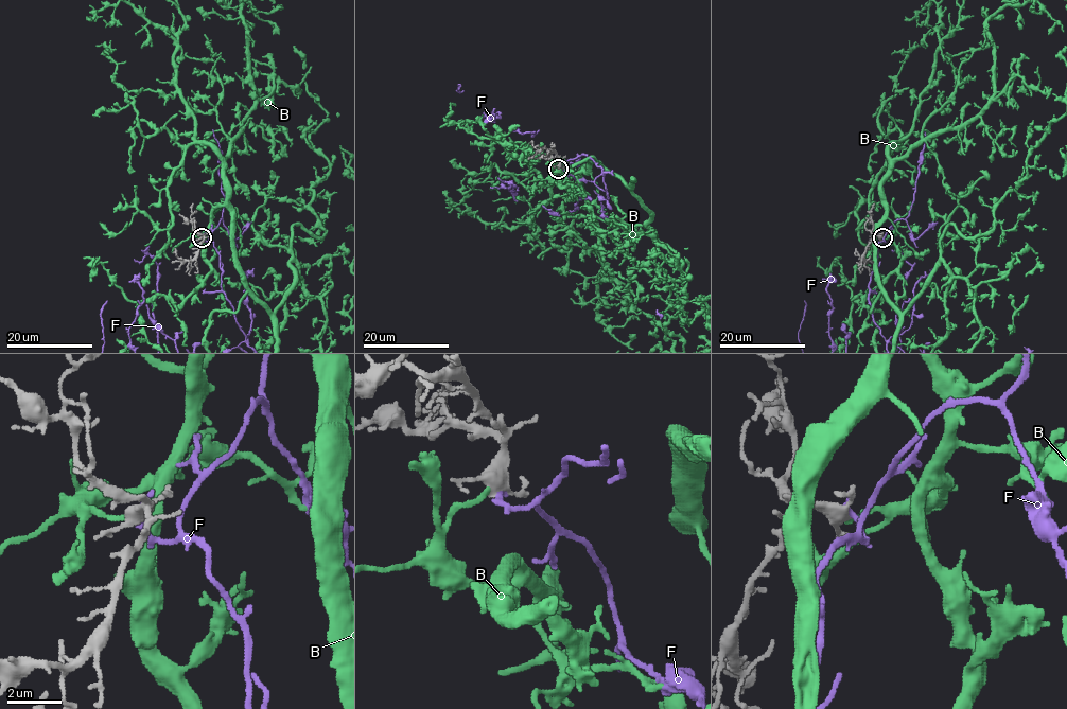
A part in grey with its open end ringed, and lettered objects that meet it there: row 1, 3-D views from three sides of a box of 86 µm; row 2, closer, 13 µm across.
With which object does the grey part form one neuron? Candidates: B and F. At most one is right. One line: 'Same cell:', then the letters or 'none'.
Same cell: none

